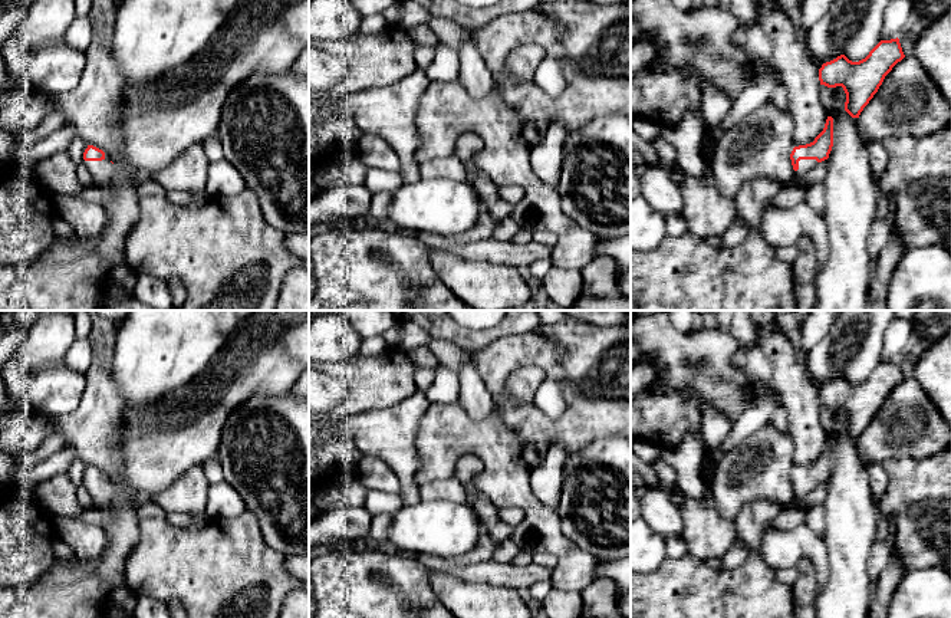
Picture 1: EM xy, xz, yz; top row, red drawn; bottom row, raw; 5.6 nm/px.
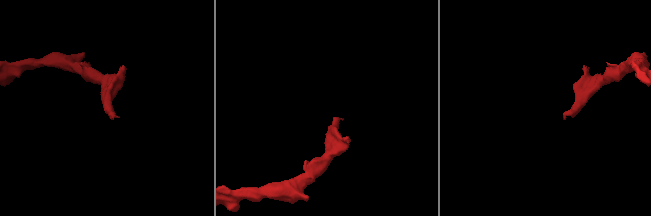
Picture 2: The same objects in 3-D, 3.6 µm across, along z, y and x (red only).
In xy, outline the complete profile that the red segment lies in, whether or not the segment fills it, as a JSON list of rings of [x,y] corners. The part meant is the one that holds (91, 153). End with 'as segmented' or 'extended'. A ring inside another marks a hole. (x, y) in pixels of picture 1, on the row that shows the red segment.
[[[88,145],[83,152],[83,164],[88,167],[93,177],[93,184],[105,187],[115,178],[125,175],[125,170],[105,158],[105,152],[93,145]]]; extended

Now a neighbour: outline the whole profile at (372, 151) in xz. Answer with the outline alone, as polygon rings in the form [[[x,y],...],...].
[[[362,134],[358,141],[356,155],[369,168],[401,171],[401,161],[396,152],[376,135]]]

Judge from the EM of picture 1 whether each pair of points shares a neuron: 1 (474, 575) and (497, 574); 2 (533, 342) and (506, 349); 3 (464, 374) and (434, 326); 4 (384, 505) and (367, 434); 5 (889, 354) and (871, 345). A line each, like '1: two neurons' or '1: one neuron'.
1: one neuron
2: one neuron
3: two neurons
4: two neurons
5: two neurons

